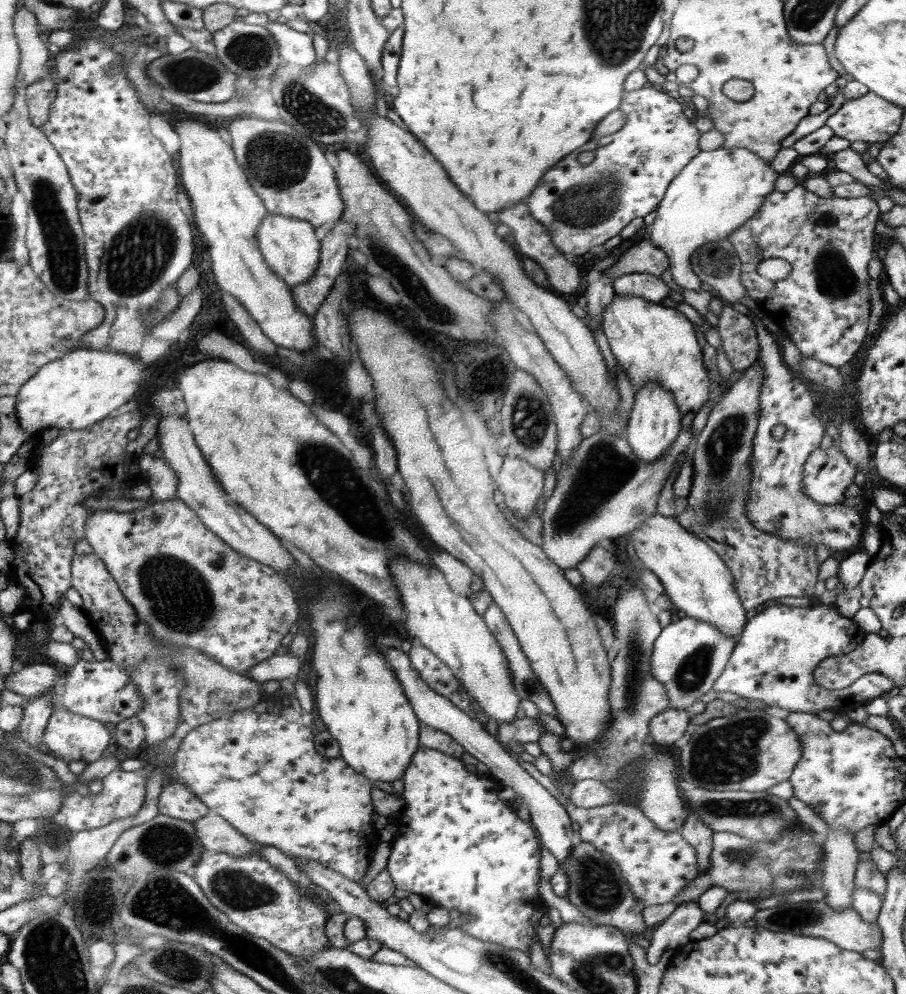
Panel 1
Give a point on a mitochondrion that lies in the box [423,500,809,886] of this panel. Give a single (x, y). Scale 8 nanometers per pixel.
(727, 753)

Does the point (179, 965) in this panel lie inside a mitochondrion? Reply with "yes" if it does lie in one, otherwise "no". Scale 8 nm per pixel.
yes

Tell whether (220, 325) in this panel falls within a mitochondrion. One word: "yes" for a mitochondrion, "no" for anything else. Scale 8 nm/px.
no

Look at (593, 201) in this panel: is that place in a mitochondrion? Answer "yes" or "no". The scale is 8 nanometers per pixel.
yes

